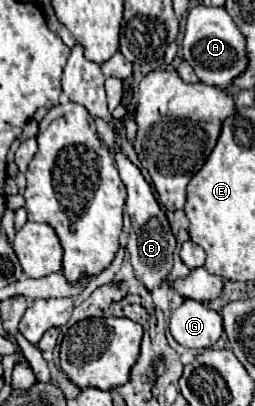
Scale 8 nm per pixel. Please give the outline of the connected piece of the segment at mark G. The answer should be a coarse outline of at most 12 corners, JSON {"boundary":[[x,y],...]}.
{"boundary":[[186,299],[170,317],[182,347],[212,347],[222,317]]}

